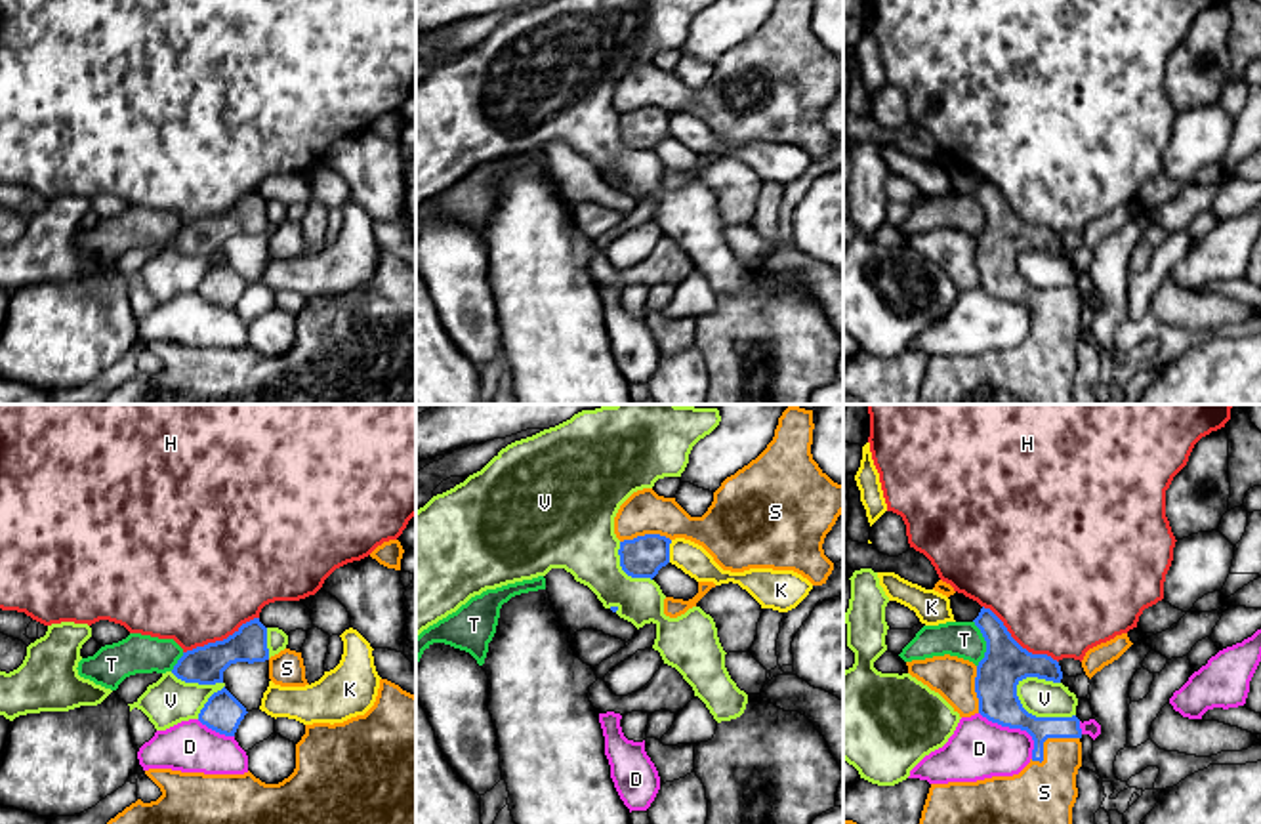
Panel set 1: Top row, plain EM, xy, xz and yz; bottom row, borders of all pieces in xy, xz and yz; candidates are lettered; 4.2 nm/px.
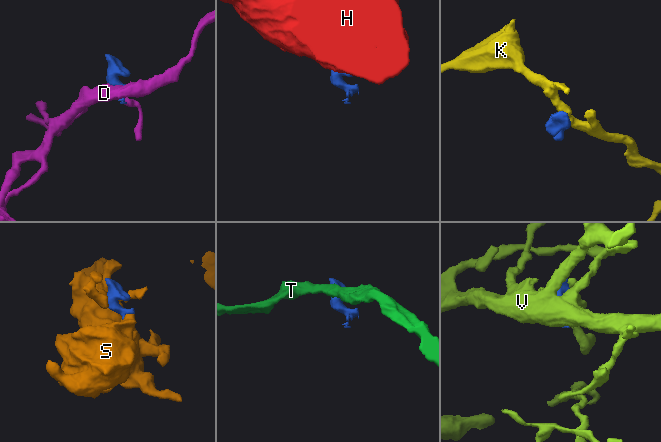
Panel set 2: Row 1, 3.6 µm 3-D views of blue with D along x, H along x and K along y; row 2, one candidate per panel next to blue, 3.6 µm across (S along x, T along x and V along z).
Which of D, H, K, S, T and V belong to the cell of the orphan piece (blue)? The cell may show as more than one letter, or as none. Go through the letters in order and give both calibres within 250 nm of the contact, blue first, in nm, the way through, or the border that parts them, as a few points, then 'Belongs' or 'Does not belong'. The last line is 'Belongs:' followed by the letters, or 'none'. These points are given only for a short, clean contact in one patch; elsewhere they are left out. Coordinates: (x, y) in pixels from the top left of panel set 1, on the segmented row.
D: Thickness 190 nm (blue) against 260 nm. Does not belong
H: Thickness 190 nm (blue) against 480 nm. Does not belong
K: Thickness 180 nm (blue) against 140 nm. Boundary: xz (672, 540), (668, 561). Does not belong
S: Thickness 160 nm (blue) against 260 nm. Belongs
T: Thickness 190 nm (blue) against 160 nm. Boundary: yz (973, 620), (985, 641), (985, 657), (977, 666). Does not belong
V: Thickness 190 nm (blue) against 160 nm. Does not belong
Belongs: S

